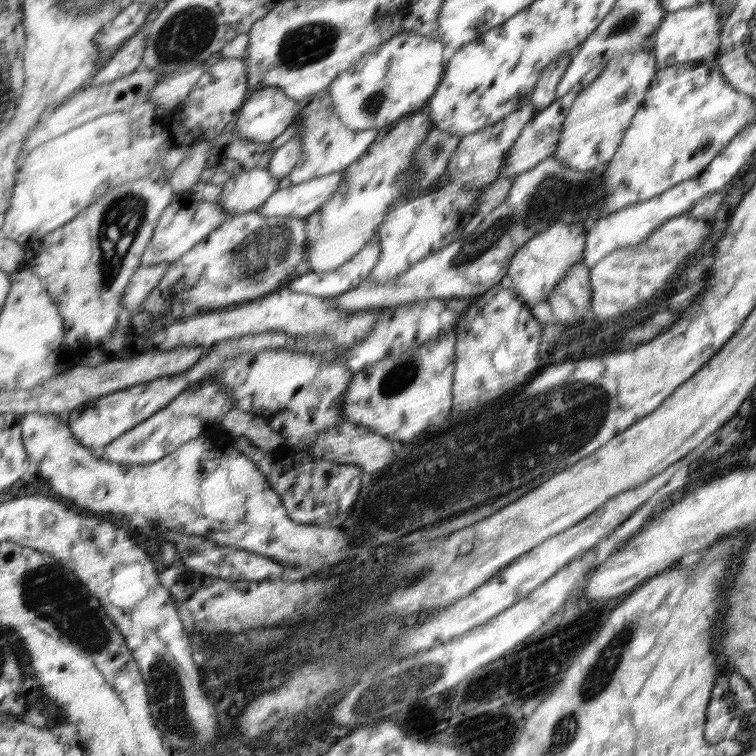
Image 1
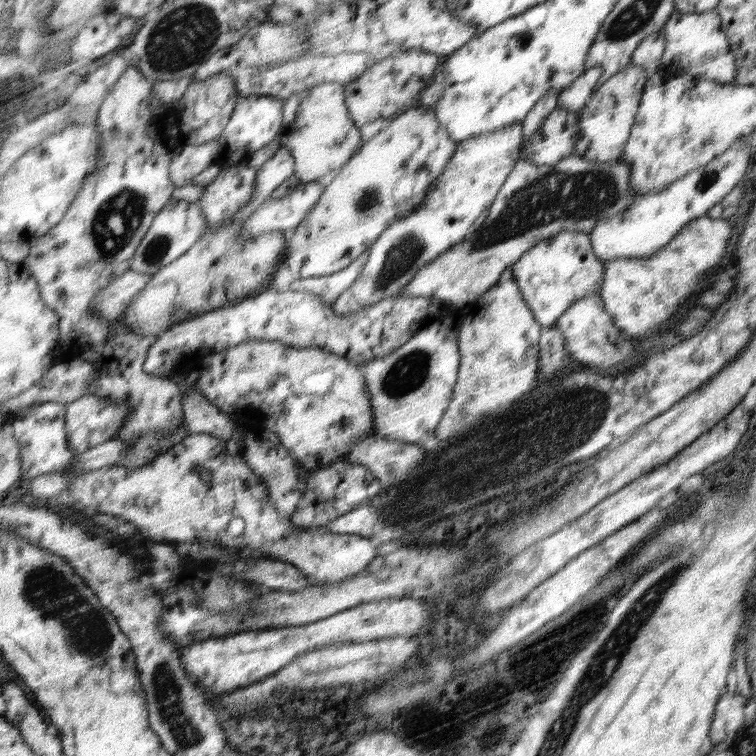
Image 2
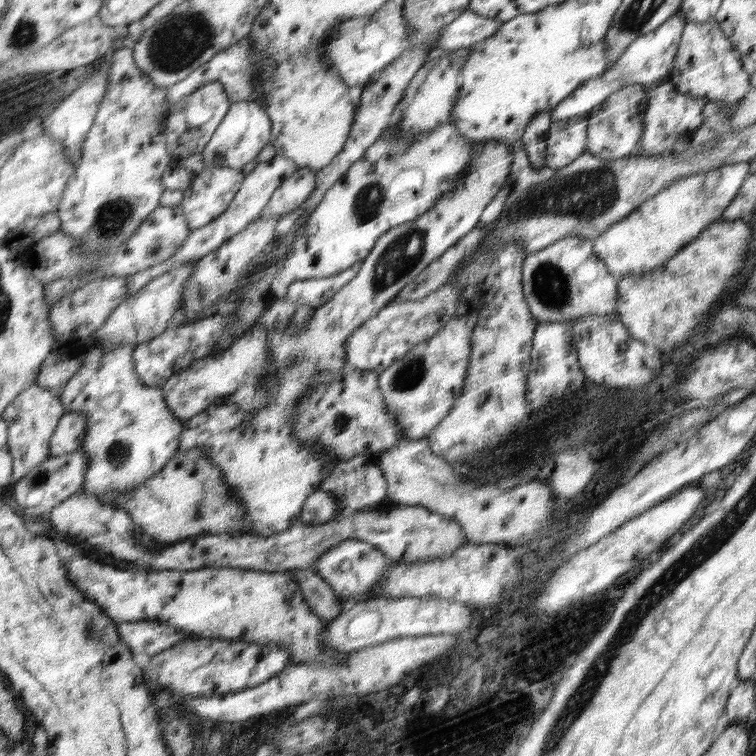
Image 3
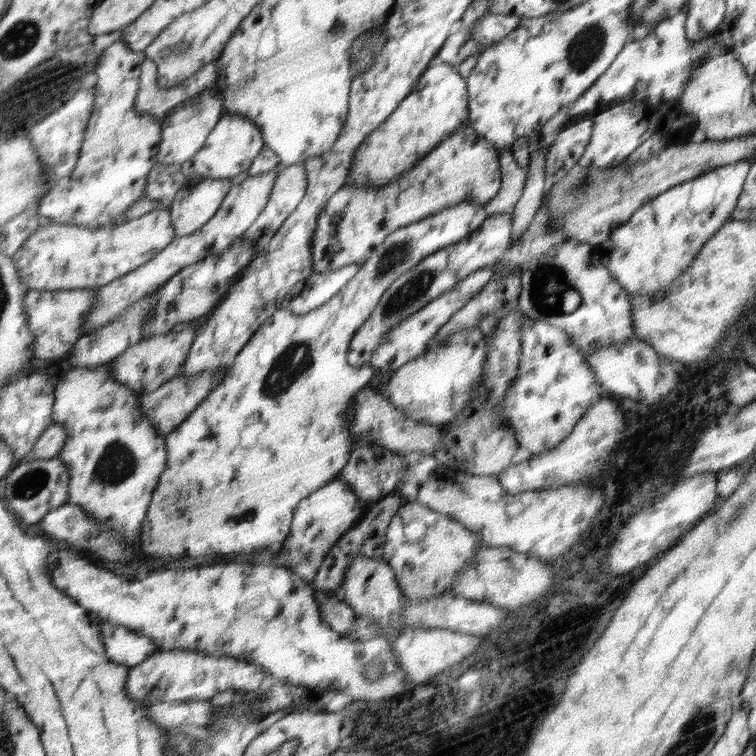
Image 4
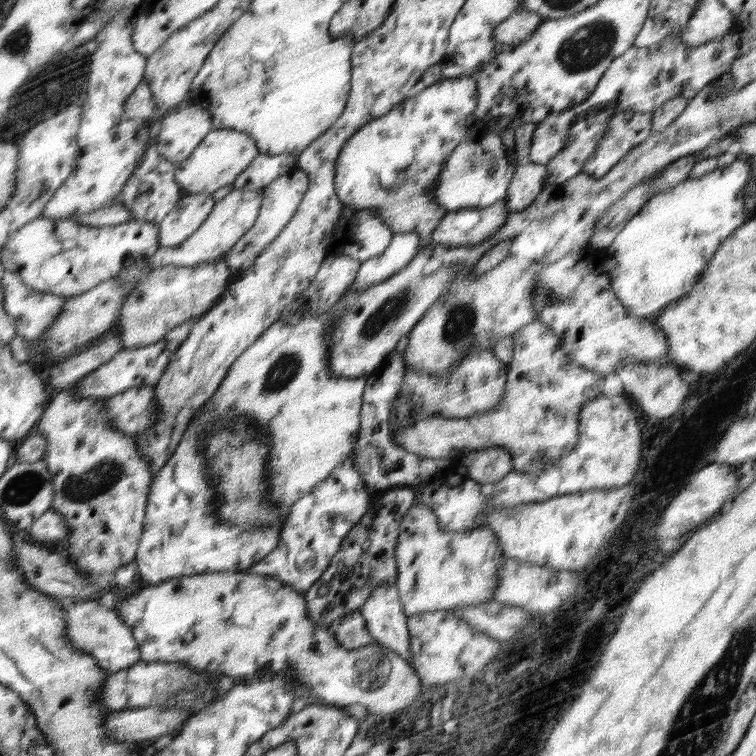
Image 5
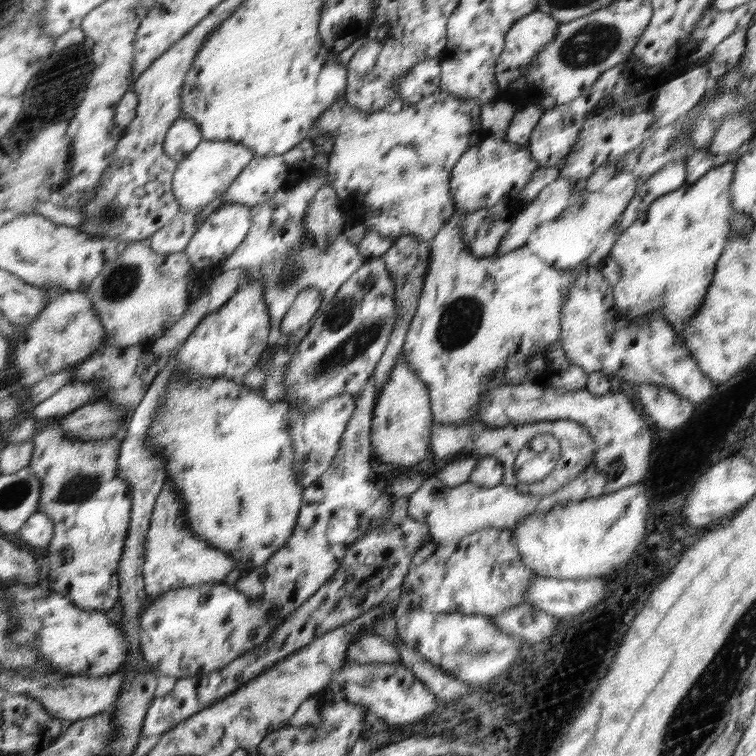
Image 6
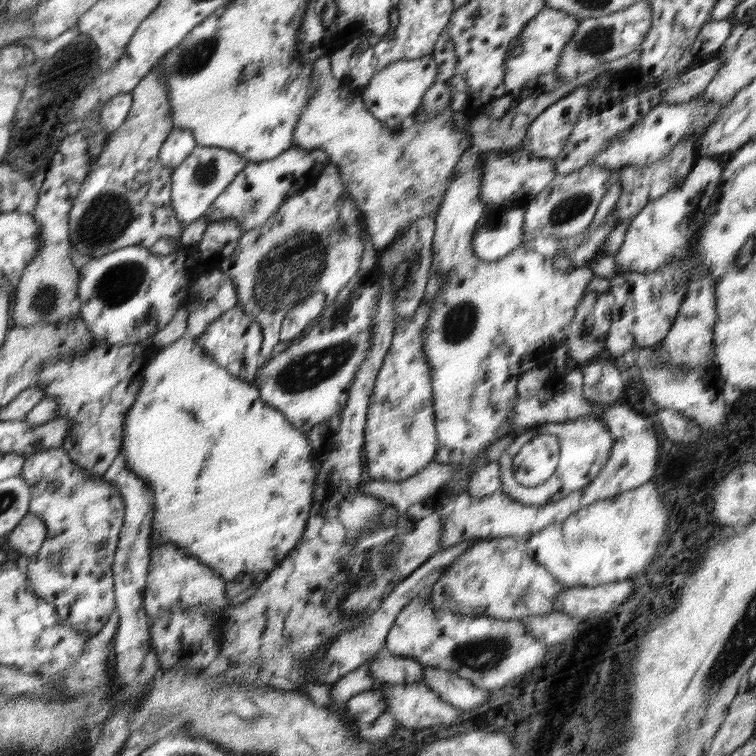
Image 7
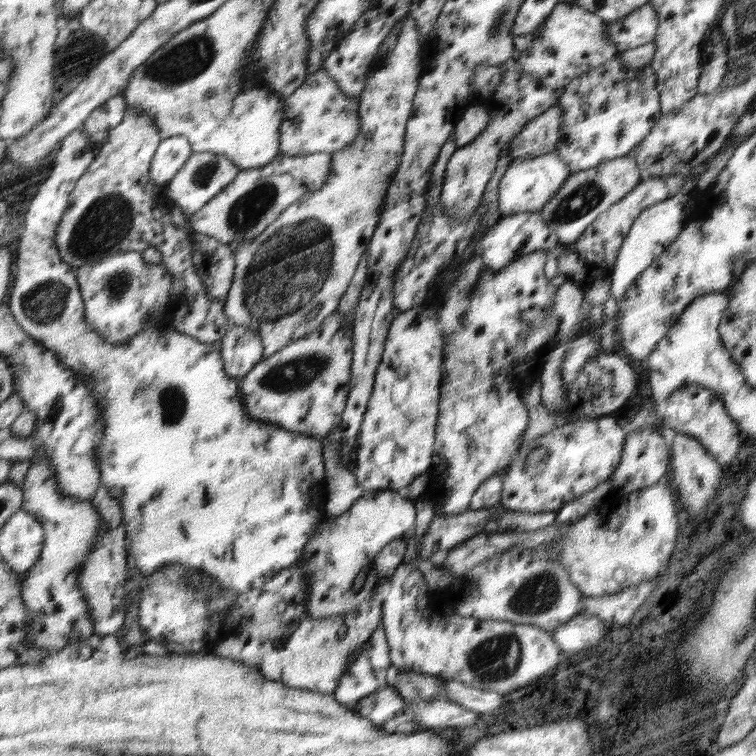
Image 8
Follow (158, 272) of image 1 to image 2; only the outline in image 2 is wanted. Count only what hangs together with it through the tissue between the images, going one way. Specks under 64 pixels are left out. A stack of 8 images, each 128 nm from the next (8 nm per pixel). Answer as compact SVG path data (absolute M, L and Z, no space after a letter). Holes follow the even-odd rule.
M128 270L126 274L112 280L104 290L96 294L90 311L113 322L122 315L126 306L132 302L134 296L148 284L150 279L151 276L148 274Z

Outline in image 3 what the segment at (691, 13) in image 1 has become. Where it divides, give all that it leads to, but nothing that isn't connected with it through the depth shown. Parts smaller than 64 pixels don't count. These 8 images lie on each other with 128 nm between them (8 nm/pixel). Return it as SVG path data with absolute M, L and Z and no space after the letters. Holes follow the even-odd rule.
M715 18L704 23L686 20L672 71L676 89L682 93L706 97L724 103L725 106L733 106L734 103L742 101L751 87L750 75L743 69L740 53L735 50L726 33L718 27Z

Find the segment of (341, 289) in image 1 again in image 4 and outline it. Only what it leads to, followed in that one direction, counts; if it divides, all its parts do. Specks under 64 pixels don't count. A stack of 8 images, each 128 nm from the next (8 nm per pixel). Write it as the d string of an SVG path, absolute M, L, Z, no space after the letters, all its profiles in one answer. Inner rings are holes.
M348 264L342 269L315 274L305 280L306 288L287 299L288 310L294 314L306 314L310 310L318 309L324 303L337 296L340 289L346 288L348 281L358 273L360 264Z

